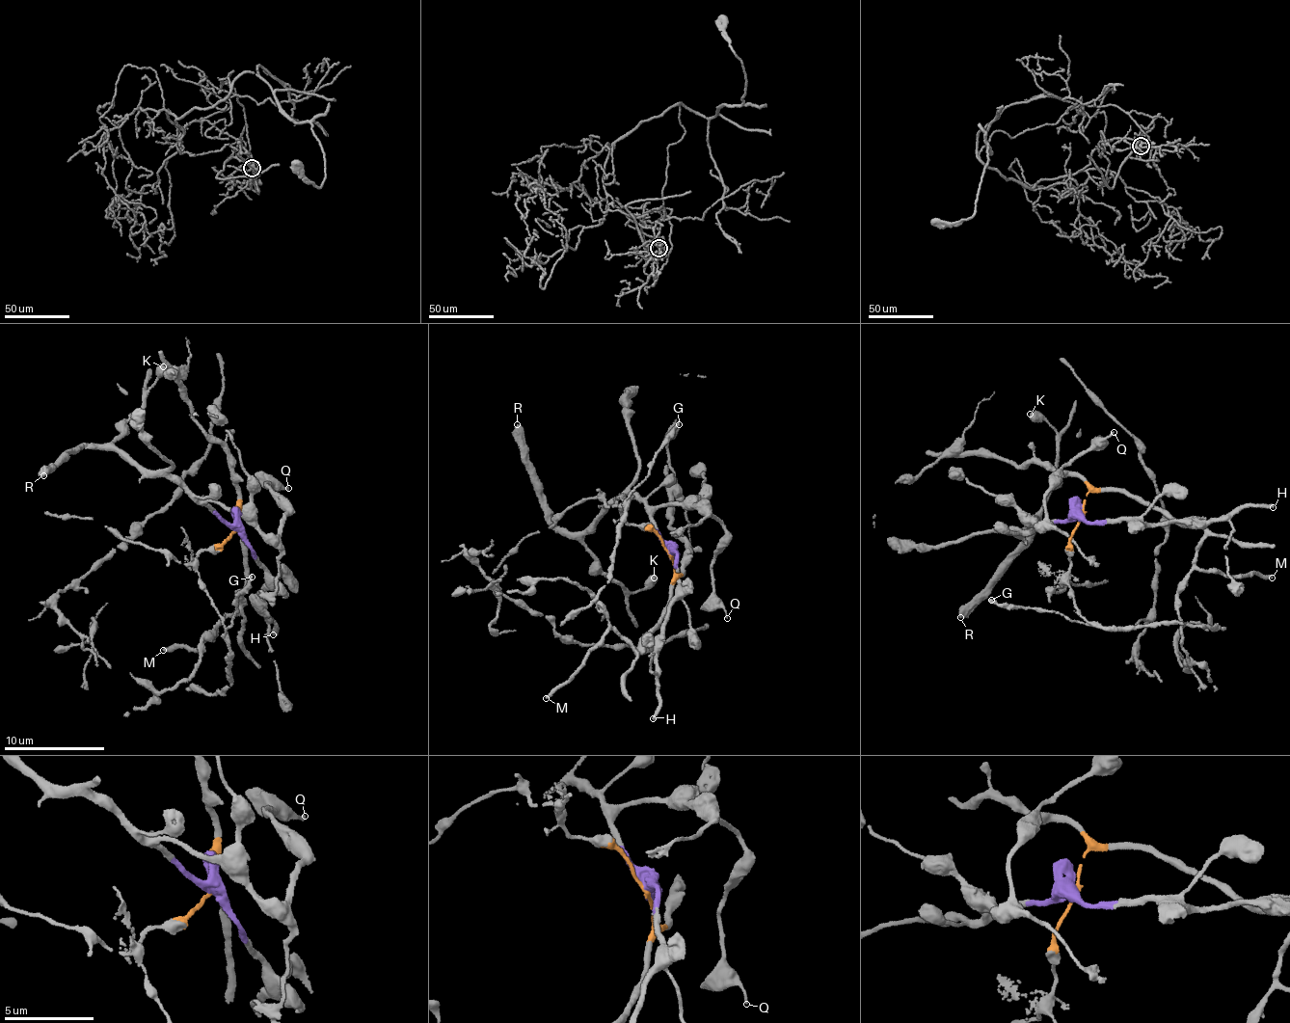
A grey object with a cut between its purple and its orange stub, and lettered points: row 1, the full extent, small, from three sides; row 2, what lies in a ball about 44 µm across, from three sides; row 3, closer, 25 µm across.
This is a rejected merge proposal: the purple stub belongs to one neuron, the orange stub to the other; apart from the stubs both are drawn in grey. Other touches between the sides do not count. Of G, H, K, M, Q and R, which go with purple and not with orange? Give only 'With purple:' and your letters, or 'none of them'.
With purple: H, K, Q, R

